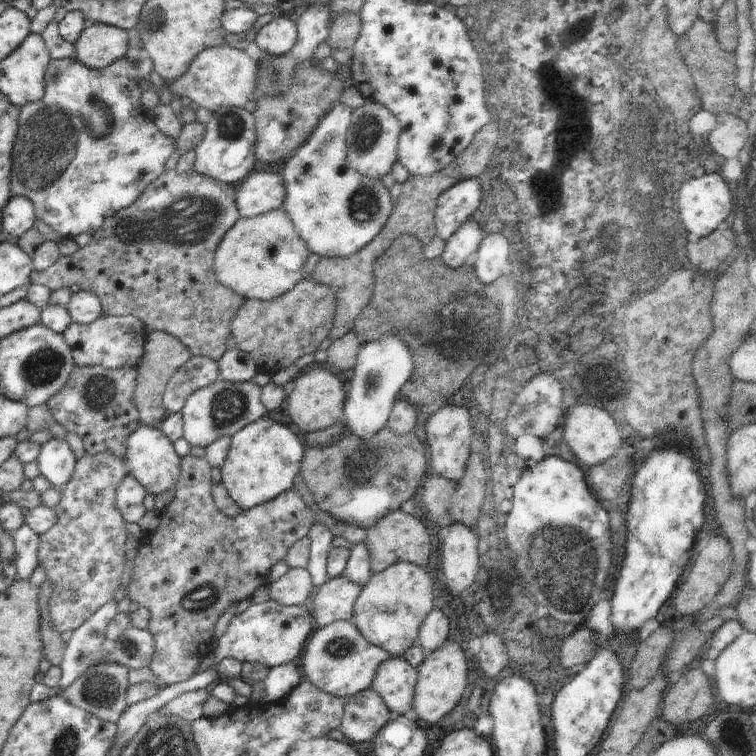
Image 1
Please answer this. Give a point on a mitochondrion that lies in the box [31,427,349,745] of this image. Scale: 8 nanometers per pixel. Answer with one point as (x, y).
(99, 691)

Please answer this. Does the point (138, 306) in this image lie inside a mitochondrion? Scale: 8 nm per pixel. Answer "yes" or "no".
no

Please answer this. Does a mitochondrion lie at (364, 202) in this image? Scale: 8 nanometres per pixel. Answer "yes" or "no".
yes

